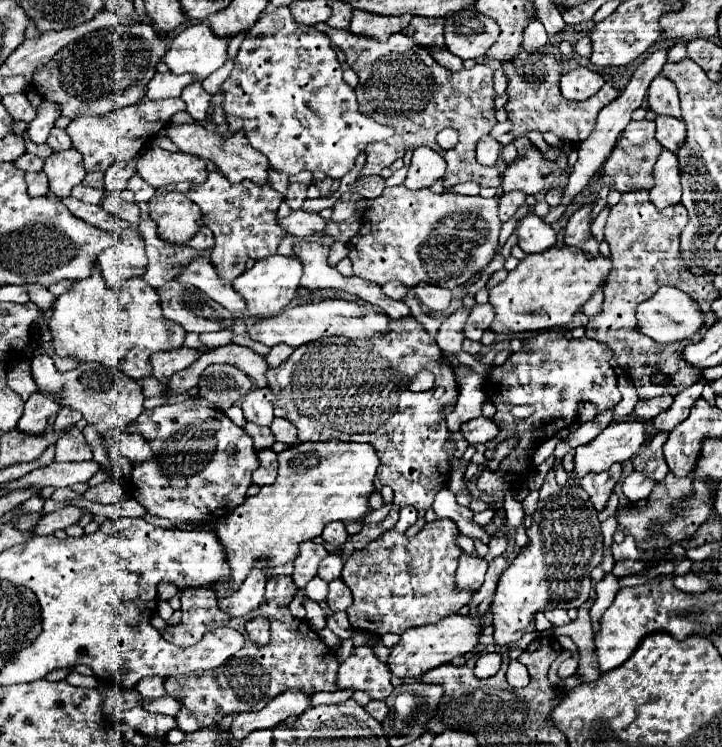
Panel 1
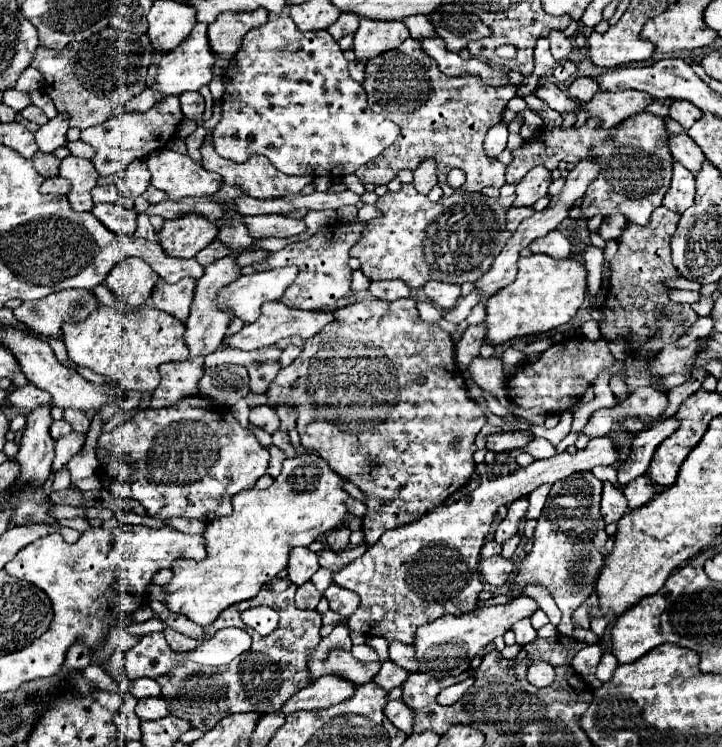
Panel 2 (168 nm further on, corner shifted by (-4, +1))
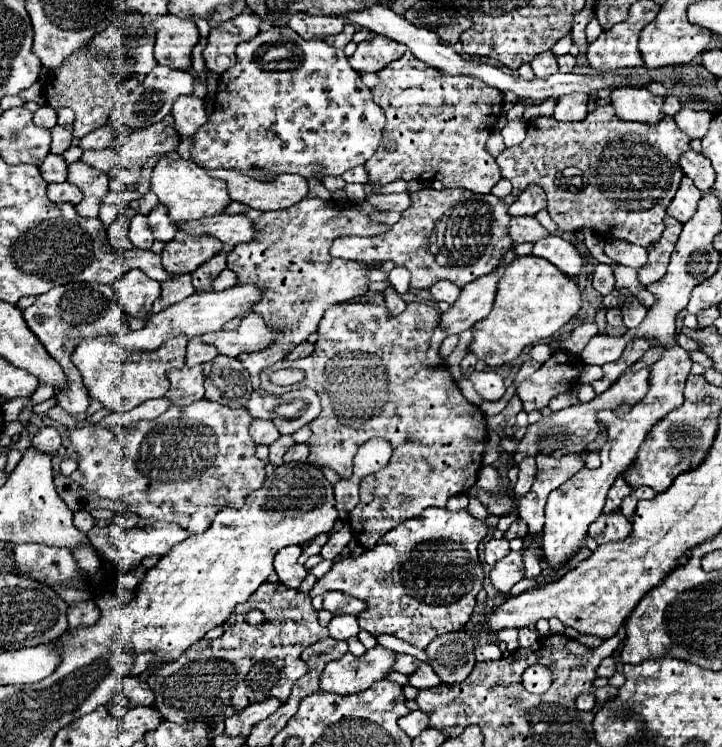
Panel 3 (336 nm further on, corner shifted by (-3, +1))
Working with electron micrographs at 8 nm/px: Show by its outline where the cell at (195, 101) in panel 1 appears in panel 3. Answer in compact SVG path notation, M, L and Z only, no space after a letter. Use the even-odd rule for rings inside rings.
M180 96L174 102L170 114L174 118L174 128L182 138L192 136L208 120L204 100L196 96Z

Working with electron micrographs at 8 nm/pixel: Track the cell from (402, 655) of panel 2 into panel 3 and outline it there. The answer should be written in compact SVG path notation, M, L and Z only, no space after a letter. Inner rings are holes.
M422 664L412 676L410 676L410 686L418 688L418 690L426 690L426 688L434 688L440 686L442 680L436 676L436 672L432 672L430 664Z

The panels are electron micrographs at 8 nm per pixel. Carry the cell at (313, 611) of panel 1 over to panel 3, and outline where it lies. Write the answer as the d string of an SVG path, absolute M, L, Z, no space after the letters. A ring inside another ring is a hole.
M334 616L328 630L334 640L348 640L358 634L358 620L354 616Z

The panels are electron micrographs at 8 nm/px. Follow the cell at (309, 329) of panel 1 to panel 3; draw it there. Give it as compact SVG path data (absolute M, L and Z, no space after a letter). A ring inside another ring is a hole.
M254 312L244 316L236 330L230 330L230 332L218 330L210 334L202 334L200 340L216 346L218 352L224 356L236 358L242 352L258 352L268 348L274 340L274 332L264 324L264 318L256 316Z

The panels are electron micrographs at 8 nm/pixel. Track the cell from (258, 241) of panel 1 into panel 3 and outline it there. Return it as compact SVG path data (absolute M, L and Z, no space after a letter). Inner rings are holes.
M200 338L196 340L190 340L188 342L188 350L186 350L186 366L192 368L192 366L198 366L198 364L204 364L204 362L210 362L218 356L216 348L208 346L208 344L202 344Z

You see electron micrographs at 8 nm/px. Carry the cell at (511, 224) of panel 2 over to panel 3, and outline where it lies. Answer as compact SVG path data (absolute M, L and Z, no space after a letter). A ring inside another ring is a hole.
M520 216L520 218L512 218L512 222L510 222L510 236L512 236L512 240L516 244L522 244L522 242L536 244L538 240L548 236L548 230L544 230L536 218Z

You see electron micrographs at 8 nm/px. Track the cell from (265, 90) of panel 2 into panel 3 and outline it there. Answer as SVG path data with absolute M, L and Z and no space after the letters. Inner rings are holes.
M284 26L284 28L270 28L266 32L260 32L252 40L240 44L240 48L236 48L236 56L238 56L236 66L228 68L220 76L224 86L220 86L220 92L216 92L214 110L208 116L208 122L192 136L192 150L190 150L192 162L196 162L202 168L238 170L238 172L252 176L252 178L256 176L254 170L262 170L268 176L280 176L284 172L290 172L290 174L300 174L304 178L324 178L324 176L342 176L346 170L360 166L360 164L366 164L374 156L378 144L382 142L382 128L386 124L386 118L384 118L384 112L374 104L370 88L362 84L360 74L352 72L352 66L348 64L348 58L344 56L342 50L328 46L324 40L308 40L306 42L304 38L296 36L296 32L292 32L288 26Z

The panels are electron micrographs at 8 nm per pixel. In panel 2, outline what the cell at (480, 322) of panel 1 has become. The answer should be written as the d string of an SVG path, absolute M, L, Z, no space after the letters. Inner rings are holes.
M485 322L469 326L463 332L461 340L455 342L455 360L457 360L459 368L469 366L471 358L475 358L479 354L479 348L481 348L483 340L485 340Z

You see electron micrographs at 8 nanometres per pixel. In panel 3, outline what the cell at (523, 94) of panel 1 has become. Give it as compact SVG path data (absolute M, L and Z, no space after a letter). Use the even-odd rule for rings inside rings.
M618 88L612 94L612 106L622 120L658 124L666 116L662 104L664 98L652 96L646 88Z

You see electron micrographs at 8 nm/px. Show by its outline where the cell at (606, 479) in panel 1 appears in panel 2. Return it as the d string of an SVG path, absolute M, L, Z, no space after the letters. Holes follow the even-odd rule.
M603 482L603 500L601 500L601 516L607 524L617 522L621 516L625 516L629 510L627 498L623 492L619 492L611 482Z

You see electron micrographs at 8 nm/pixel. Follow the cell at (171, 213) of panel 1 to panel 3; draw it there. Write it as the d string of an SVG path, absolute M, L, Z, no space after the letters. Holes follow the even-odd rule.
M200 236L196 240L192 238L176 238L172 244L166 244L162 250L162 264L168 274L180 276L190 274L204 262L208 262L212 256L220 254L224 250L224 244L220 240L212 240L210 236Z

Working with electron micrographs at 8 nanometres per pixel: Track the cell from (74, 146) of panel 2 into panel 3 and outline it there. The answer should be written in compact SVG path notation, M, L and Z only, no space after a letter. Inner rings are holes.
M106 148L106 150L88 150L82 154L82 160L90 166L94 166L96 170L102 170L102 172L110 172L114 166L116 166L116 152L112 148Z

